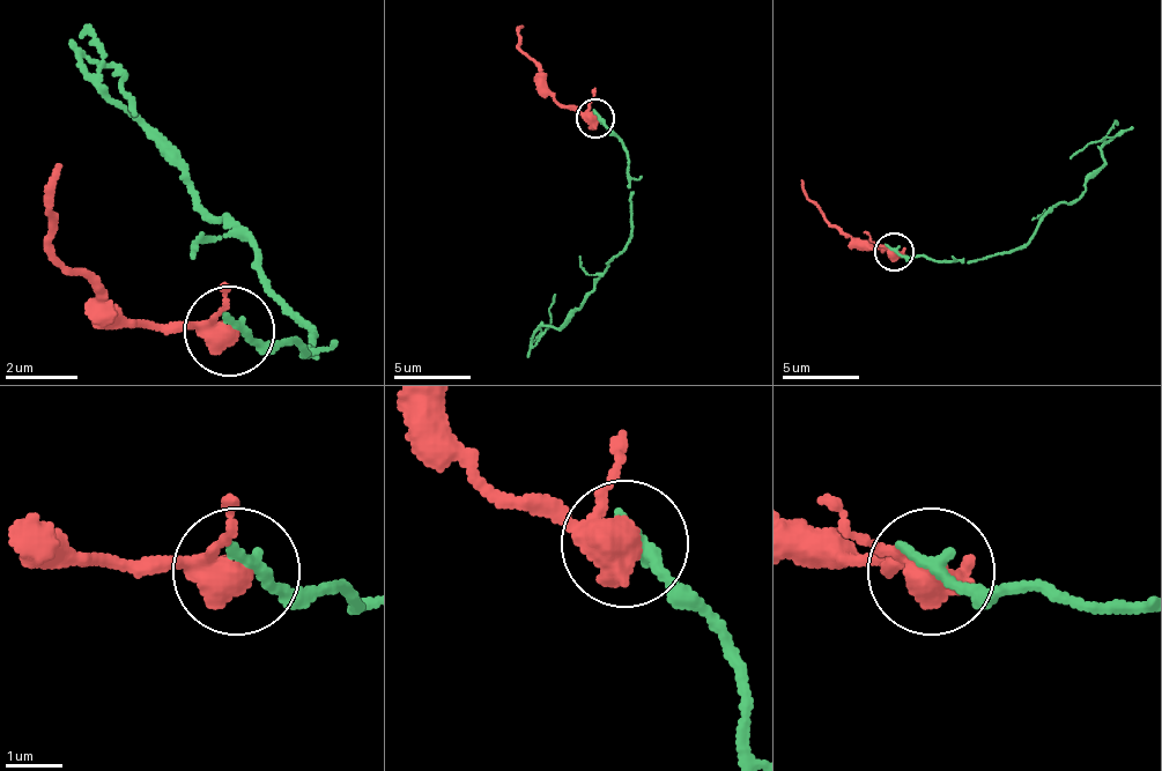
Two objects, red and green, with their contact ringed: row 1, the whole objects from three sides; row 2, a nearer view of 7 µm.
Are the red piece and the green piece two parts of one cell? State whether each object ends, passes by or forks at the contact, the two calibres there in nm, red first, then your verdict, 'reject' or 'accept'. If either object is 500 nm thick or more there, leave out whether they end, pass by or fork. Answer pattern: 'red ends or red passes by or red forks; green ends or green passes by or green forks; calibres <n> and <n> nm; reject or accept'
calibres 500 and 240 nm; reject

